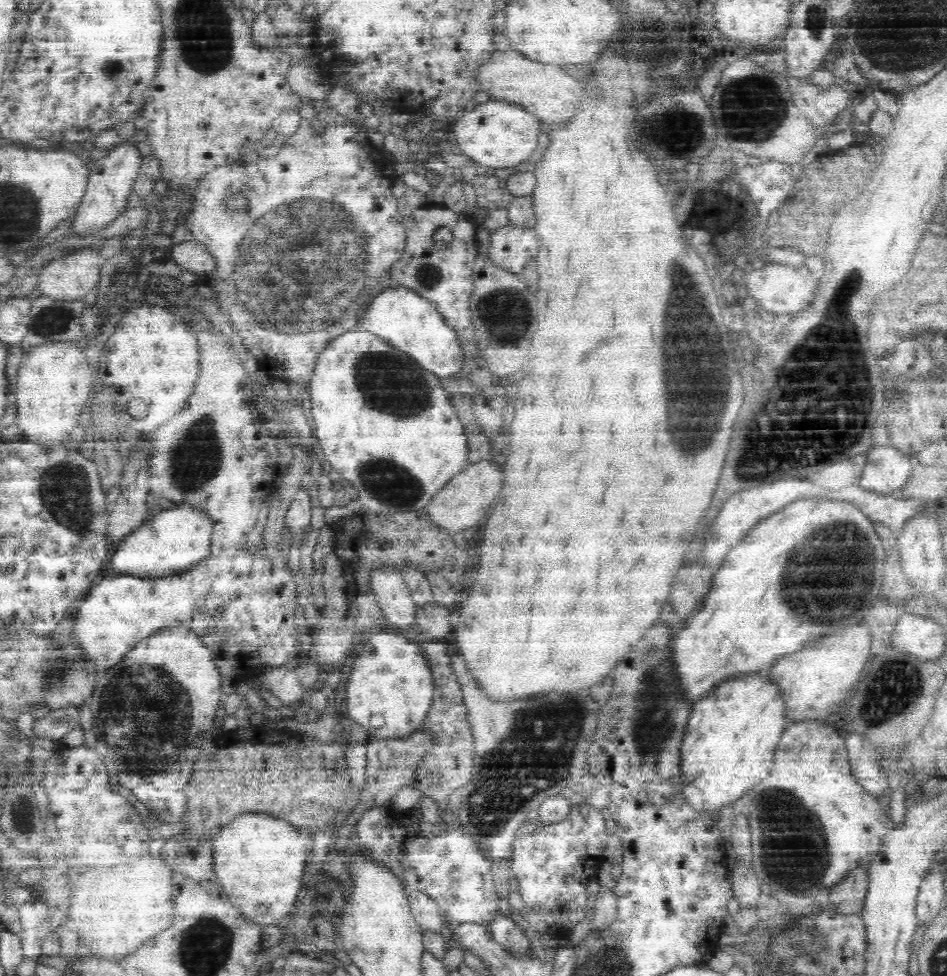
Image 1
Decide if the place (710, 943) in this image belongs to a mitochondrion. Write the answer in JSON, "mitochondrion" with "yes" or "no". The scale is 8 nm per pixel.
{"mitochondrion":"no"}

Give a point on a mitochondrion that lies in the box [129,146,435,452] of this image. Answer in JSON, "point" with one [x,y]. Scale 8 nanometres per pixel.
{"point":[320,282]}

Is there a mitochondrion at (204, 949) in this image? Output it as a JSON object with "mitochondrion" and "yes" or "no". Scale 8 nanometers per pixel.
{"mitochondrion":"yes"}

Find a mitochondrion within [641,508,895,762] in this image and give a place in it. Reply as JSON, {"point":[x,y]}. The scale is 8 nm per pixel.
{"point":[826,554]}

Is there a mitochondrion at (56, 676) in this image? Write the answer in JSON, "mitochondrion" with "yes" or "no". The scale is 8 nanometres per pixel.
{"mitochondrion":"yes"}

